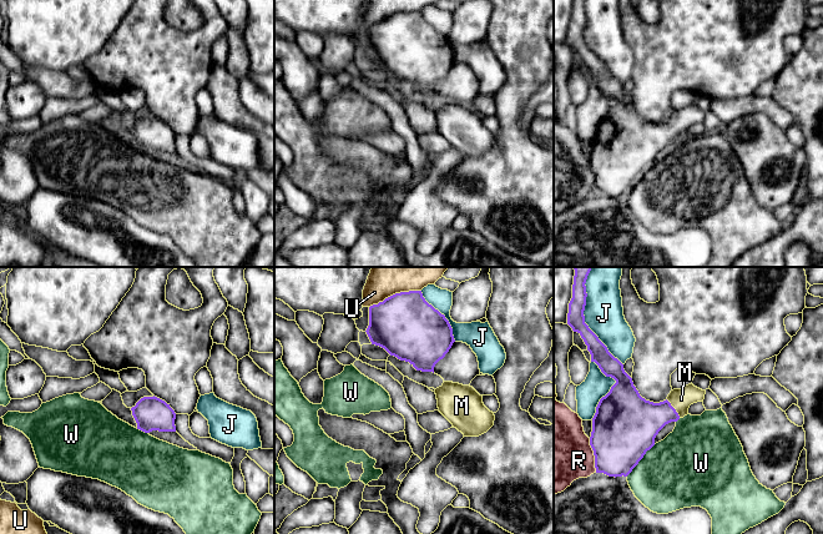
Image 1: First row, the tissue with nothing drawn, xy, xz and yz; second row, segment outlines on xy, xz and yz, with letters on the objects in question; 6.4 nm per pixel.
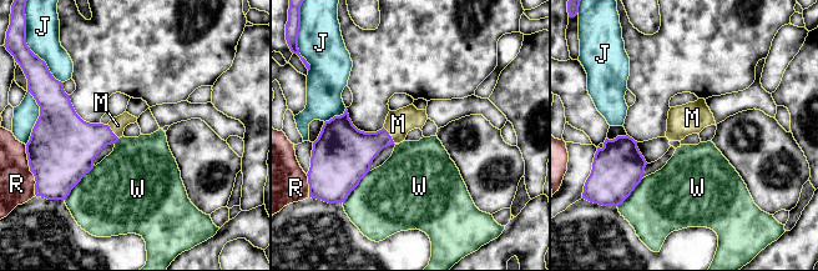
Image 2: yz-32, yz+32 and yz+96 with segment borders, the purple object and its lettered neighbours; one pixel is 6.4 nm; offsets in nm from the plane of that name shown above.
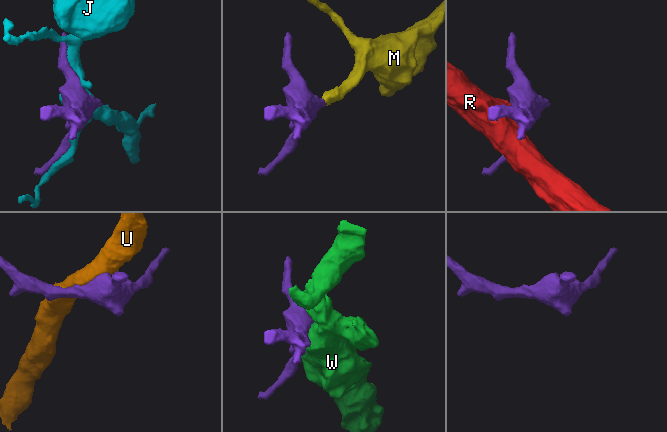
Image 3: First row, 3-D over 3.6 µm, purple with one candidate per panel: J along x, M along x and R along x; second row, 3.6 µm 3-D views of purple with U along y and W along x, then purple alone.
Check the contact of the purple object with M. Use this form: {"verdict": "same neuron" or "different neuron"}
{"verdict": "same neuron"}

